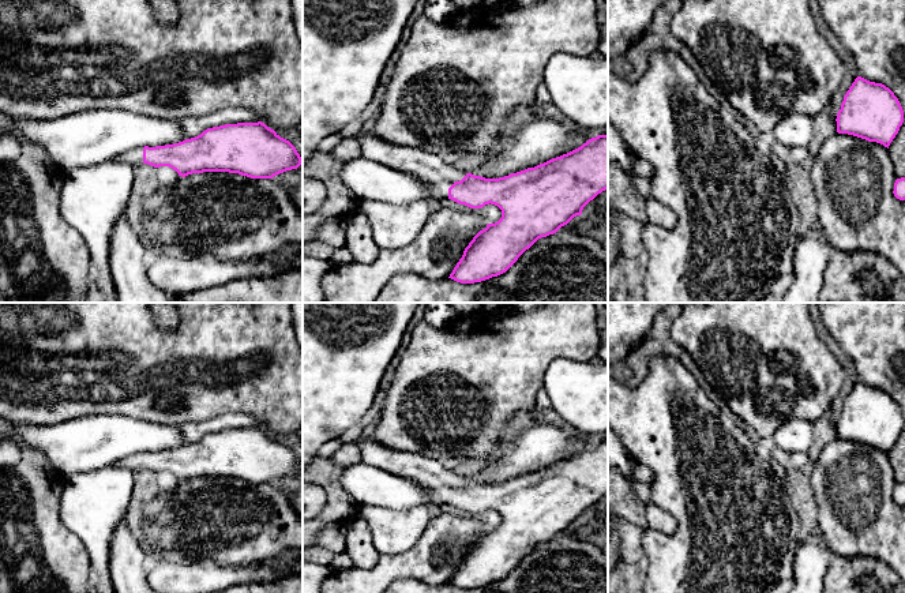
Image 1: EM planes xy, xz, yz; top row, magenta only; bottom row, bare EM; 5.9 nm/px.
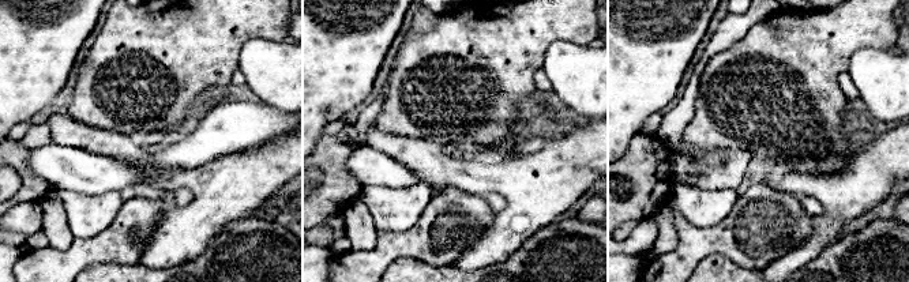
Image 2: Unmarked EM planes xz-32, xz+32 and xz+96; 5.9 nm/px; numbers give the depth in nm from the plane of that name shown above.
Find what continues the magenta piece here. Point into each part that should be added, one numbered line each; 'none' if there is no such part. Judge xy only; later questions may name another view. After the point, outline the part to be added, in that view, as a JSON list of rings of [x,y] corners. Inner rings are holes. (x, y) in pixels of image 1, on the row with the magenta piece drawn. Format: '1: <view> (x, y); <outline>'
1: xy (135, 156); [[[143,147],[128,150],[114,158],[120,162],[127,162],[129,165],[136,165],[143,162]]]

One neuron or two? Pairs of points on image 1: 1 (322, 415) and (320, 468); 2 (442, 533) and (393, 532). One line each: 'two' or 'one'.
1: two
2: two

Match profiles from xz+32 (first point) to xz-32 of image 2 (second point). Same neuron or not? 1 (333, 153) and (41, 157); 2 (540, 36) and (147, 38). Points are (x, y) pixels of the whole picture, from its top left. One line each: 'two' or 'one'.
1: two
2: one

